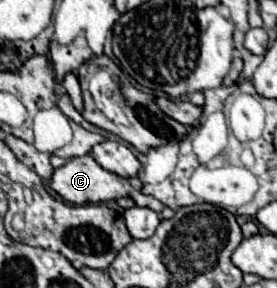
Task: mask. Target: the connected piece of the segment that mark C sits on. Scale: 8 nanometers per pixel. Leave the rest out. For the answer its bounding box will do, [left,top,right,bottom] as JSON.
[51,154,163,214]

